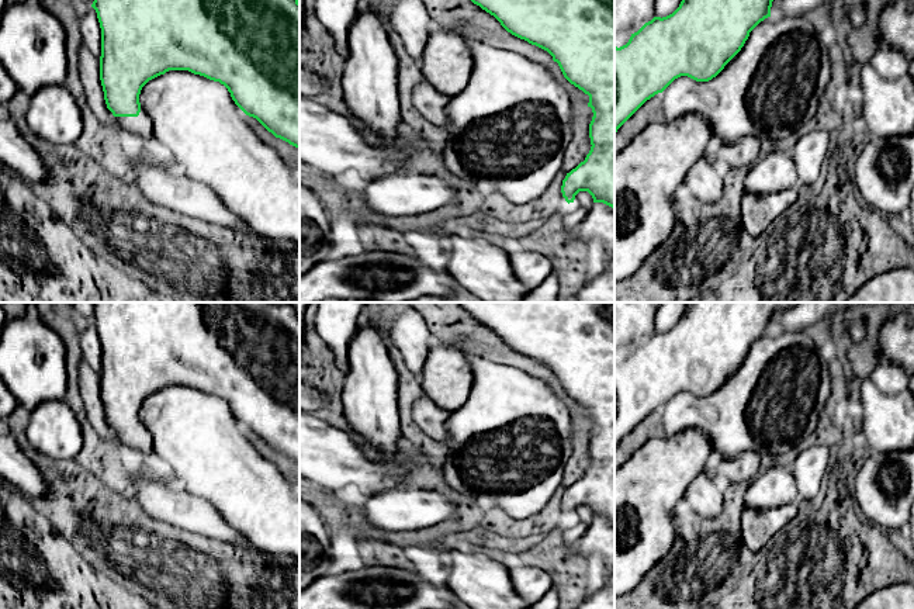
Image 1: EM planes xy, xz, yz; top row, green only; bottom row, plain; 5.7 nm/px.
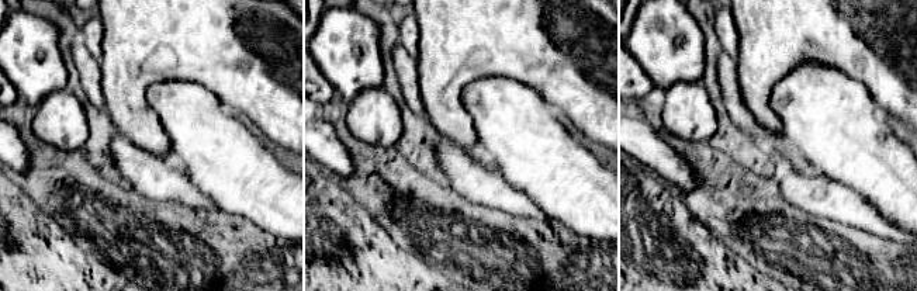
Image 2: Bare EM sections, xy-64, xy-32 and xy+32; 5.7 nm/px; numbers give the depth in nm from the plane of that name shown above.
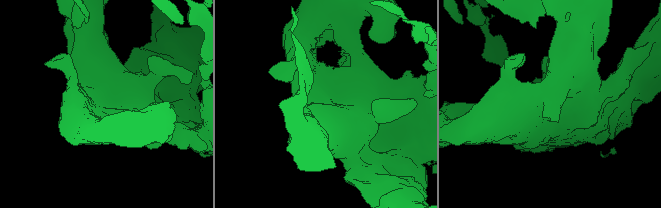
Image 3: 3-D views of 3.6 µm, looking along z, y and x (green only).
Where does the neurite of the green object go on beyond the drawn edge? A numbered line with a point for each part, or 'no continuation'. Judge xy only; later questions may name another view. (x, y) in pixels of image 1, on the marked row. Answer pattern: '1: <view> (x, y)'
1: xy (141, 125)

